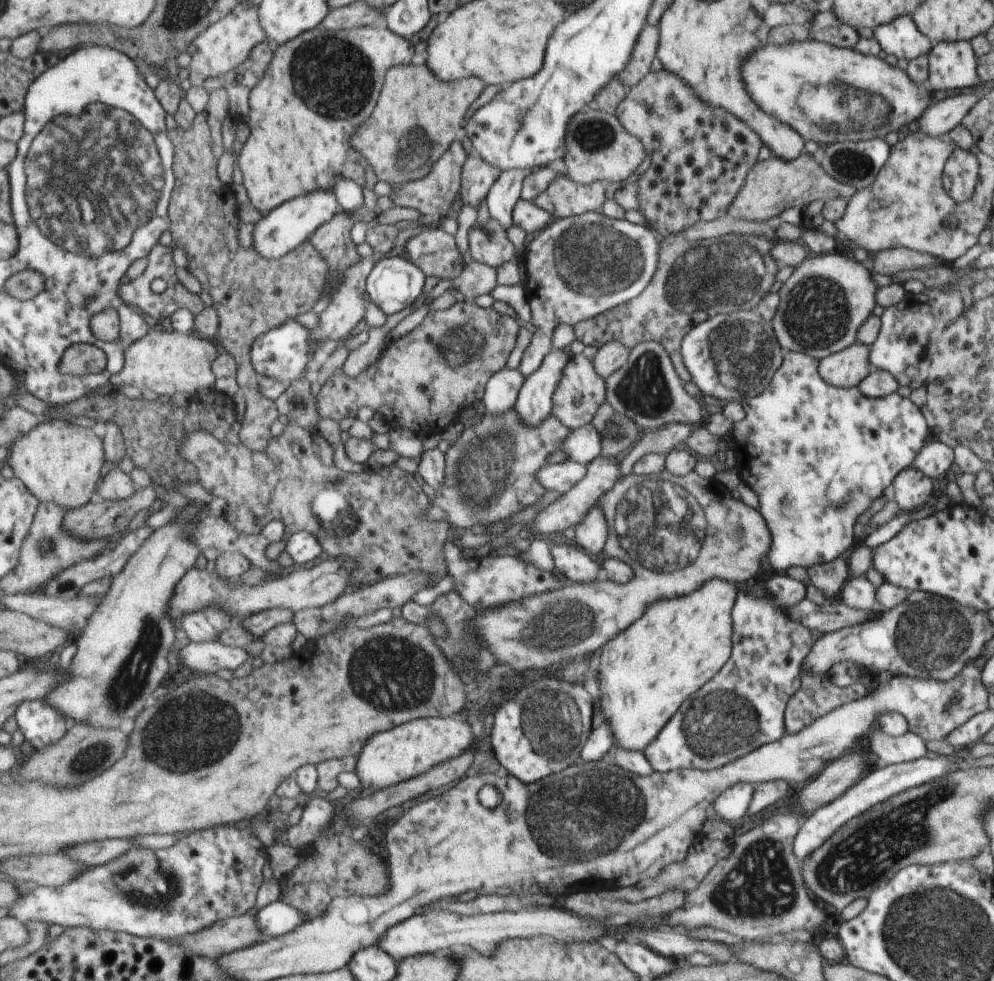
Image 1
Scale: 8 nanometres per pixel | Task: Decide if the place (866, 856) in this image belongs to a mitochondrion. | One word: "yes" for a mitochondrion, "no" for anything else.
yes

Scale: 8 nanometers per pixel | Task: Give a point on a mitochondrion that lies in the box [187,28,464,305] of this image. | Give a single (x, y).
(328, 72)

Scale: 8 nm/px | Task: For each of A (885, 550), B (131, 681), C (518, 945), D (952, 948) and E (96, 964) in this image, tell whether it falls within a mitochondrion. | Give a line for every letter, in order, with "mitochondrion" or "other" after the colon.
A: other
B: mitochondrion
C: mitochondrion
D: mitochondrion
E: other

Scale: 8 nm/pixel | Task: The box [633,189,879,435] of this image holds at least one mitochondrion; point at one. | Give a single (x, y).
(699, 279)

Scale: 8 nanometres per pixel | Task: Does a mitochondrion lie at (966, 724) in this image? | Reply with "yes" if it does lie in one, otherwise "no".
no

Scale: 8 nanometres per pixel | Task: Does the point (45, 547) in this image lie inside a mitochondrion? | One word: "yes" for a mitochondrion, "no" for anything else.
yes

